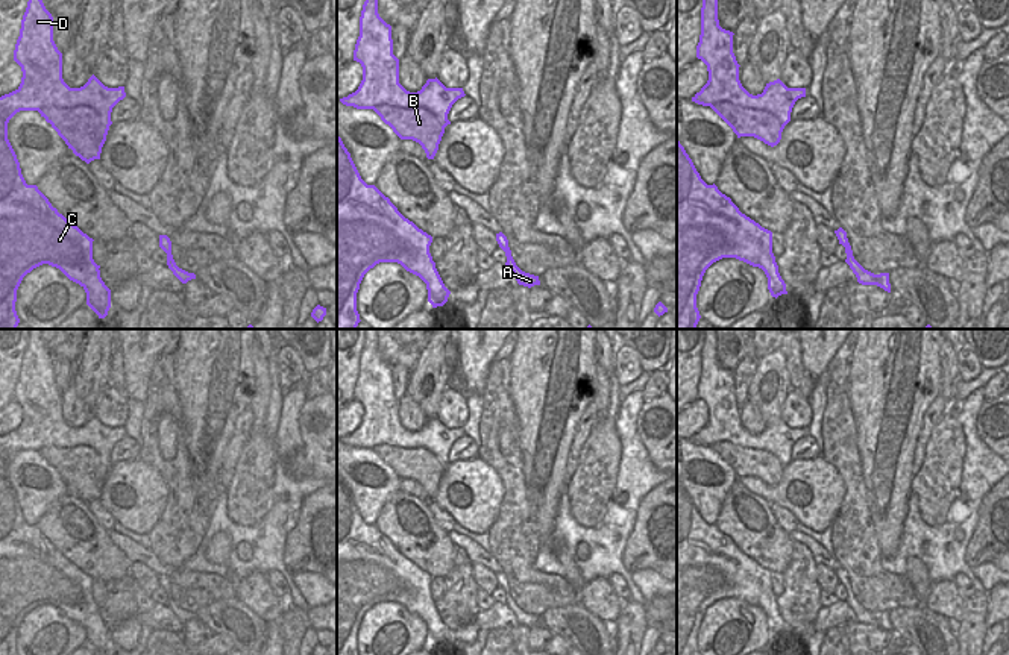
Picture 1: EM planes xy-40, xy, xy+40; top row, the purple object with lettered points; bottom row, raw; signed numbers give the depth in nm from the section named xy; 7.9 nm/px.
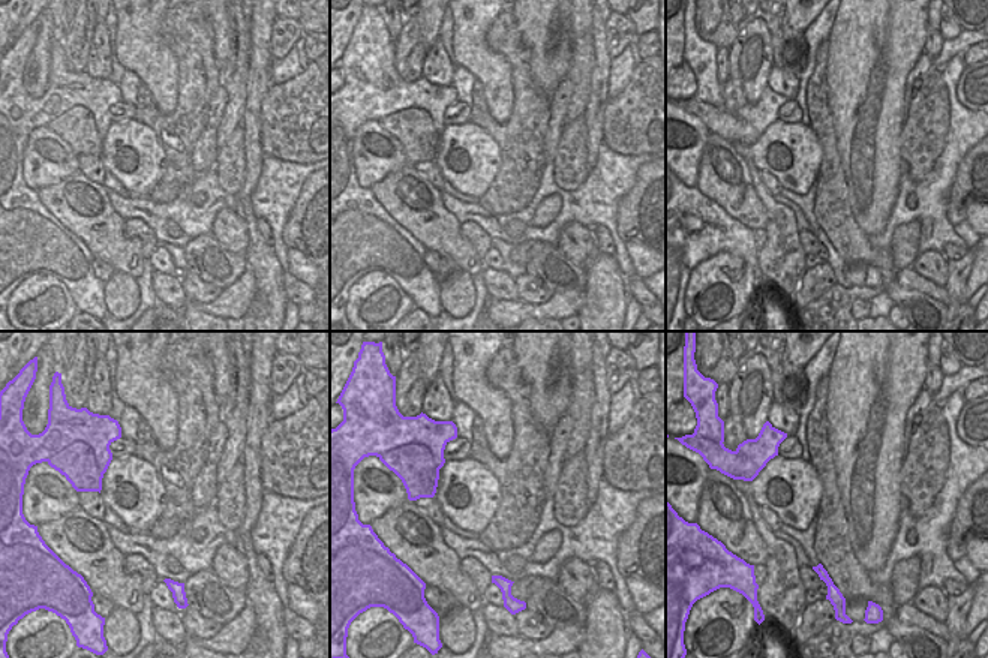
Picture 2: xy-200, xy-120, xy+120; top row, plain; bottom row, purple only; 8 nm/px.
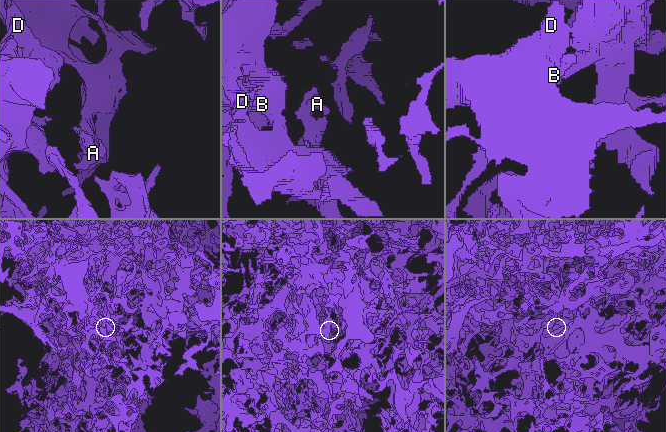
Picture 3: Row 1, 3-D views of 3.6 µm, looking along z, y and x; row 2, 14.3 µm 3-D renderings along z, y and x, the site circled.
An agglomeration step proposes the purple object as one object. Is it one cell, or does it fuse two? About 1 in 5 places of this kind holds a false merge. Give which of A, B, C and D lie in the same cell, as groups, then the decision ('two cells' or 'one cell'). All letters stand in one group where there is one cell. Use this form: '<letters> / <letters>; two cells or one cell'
A C D / B; two cells

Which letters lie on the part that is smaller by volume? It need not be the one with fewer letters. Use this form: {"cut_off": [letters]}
{"cut_off": ["B"]}

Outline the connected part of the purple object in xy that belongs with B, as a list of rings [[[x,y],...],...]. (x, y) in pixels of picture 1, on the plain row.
[[[379,444],[373,449],[401,479],[413,479],[422,485],[428,499],[434,499],[445,467],[426,449],[401,449],[398,446]]]

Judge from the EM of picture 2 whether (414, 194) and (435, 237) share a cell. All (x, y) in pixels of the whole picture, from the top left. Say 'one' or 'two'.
one

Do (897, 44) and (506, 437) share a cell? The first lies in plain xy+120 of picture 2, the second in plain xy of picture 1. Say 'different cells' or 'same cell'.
different cells

